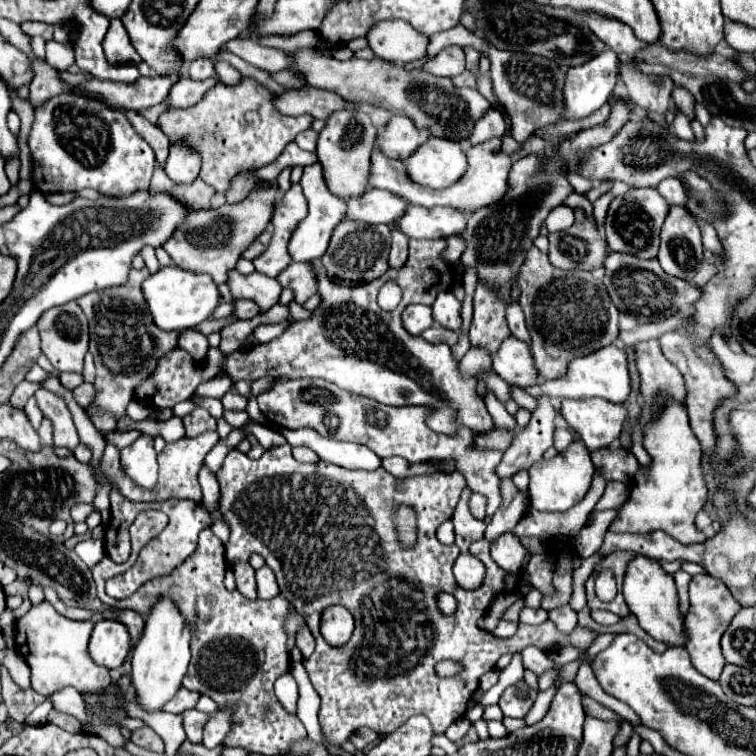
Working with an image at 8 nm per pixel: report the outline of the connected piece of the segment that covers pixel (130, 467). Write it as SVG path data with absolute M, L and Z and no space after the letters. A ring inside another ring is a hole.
M152 435L138 437L130 447L124 447L120 453L122 453L124 471L140 487L152 489L158 477L158 463L156 463L156 451L152 447Z

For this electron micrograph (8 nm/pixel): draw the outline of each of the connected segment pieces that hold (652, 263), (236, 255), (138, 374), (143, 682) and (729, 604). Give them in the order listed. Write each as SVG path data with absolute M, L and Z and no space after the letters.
M626 253L608 255L608 259L604 261L604 285L608 289L612 303L618 307L618 311L628 313L640 321L650 321L654 317L666 319L676 311L680 311L682 307L692 307L702 295L700 287L694 287L682 279L666 275L658 259L646 261Z
M272 183L266 189L254 189L242 203L236 205L226 203L218 209L196 211L188 215L182 227L176 229L176 233L170 237L164 249L178 267L184 267L188 271L210 273L212 279L220 285L228 277L228 271L236 267L236 261L240 259L242 251L266 229L274 205L276 205L276 183Z
M132 269L130 279L122 287L110 287L104 291L92 291L78 299L78 305L90 323L90 353L96 361L96 405L114 413L118 419L124 415L126 405L132 401L132 391L152 375L152 369L168 351L176 349L176 331L160 331L152 323L152 313L144 305L142 281L150 277L150 271Z
M160 597L150 607L150 613L148 613L146 623L144 623L144 633L142 633L140 641L136 643L136 647L132 651L132 683L134 683L136 695L138 695L138 703L140 703L142 709L160 711L162 705L166 701L170 701L176 695L176 691L182 687L182 677L186 675L188 661L190 661L190 637L192 637L190 623L184 621L184 615L176 607L176 603L170 597Z
M700 573L692 577L690 583L690 609L686 613L686 633L688 633L688 643L686 643L686 651L690 653L692 665L708 679L718 681L720 673L726 665L722 651L720 651L720 637L726 631L728 623L732 621L732 617L736 615L736 611L740 611L740 605L736 603L736 599L732 597L732 593L728 591L728 587L716 579L710 577L708 573Z

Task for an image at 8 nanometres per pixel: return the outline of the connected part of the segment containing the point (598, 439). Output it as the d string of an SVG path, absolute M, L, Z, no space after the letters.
M562 399L558 411L568 423L568 429L582 439L588 451L612 445L628 415L624 405L604 399Z

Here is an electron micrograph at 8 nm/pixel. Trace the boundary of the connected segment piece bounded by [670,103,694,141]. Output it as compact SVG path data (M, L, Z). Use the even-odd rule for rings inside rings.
M674 103L670 105L670 109L674 109L676 111L676 119L674 119L674 123L672 123L672 127L674 127L674 131L676 131L676 135L680 137L680 139L686 139L686 141L692 141L694 139L694 131L692 131L692 127L690 127L690 123L692 123L692 119L688 119Z

